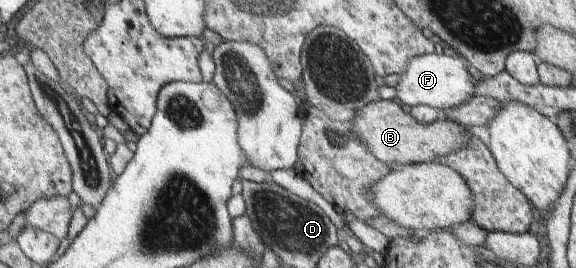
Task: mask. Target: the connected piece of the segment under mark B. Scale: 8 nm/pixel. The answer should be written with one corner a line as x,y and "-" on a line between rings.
393,99
362,103
355,120
355,134
361,142
367,142
371,152
381,160
393,166
400,164
430,163
445,158
448,154
459,152
469,144
471,133
463,124
453,122
451,118
440,117
437,121
427,124
419,122
410,112
405,112
399,102

